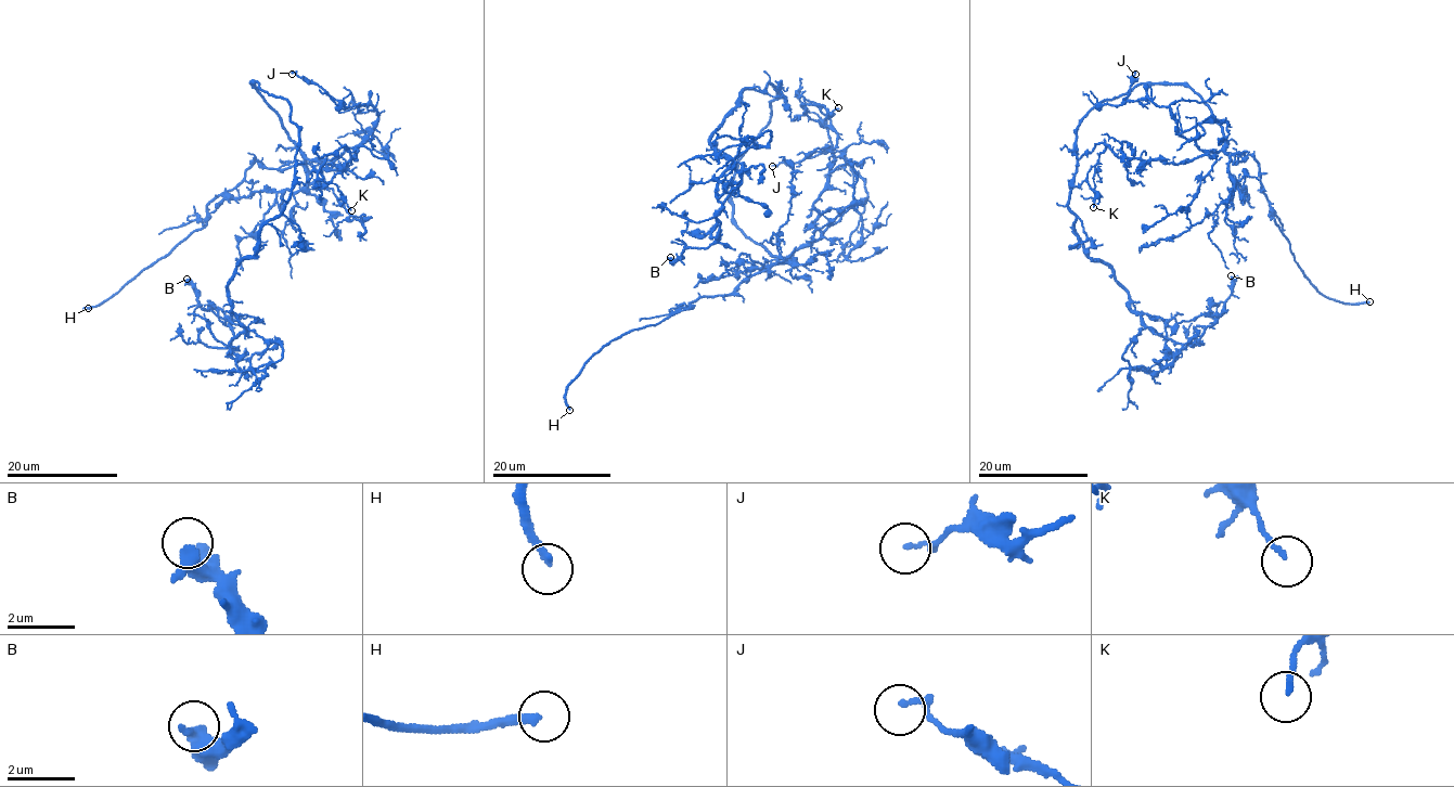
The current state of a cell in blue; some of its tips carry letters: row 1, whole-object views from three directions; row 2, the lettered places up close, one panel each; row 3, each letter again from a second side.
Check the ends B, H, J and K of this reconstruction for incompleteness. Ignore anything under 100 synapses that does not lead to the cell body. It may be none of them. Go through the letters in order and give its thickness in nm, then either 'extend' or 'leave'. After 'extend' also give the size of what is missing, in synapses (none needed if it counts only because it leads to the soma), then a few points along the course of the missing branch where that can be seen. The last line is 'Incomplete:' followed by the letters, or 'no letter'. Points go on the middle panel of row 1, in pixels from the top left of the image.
B: 460 nm thick; leave
H: 240 nm thick; extend; missing branch runs (569, 410), (594, 424), (622, 421), (650, 413), (683, 394), (794, 351), (864, 343), (891, 342), (915, 370)
J: 180 nm thick; leave
K: 120 nm thick; leave
Incomplete: H

